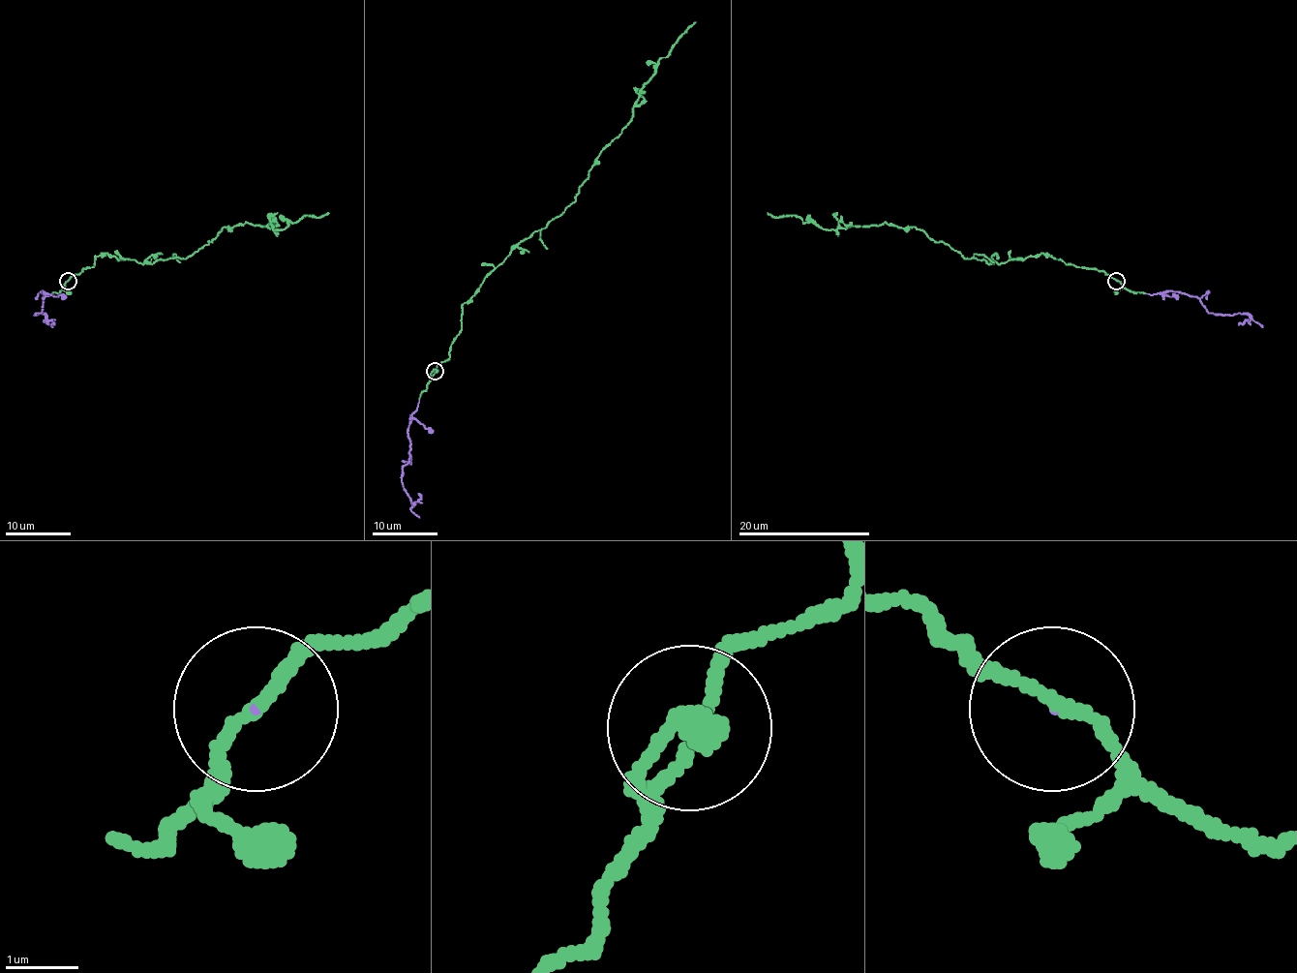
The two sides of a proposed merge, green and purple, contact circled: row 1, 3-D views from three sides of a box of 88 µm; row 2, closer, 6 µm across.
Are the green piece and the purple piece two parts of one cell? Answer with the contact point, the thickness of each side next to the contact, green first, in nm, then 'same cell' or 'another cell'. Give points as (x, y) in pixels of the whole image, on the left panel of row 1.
(68, 281) | 160/40 nm | same cell

